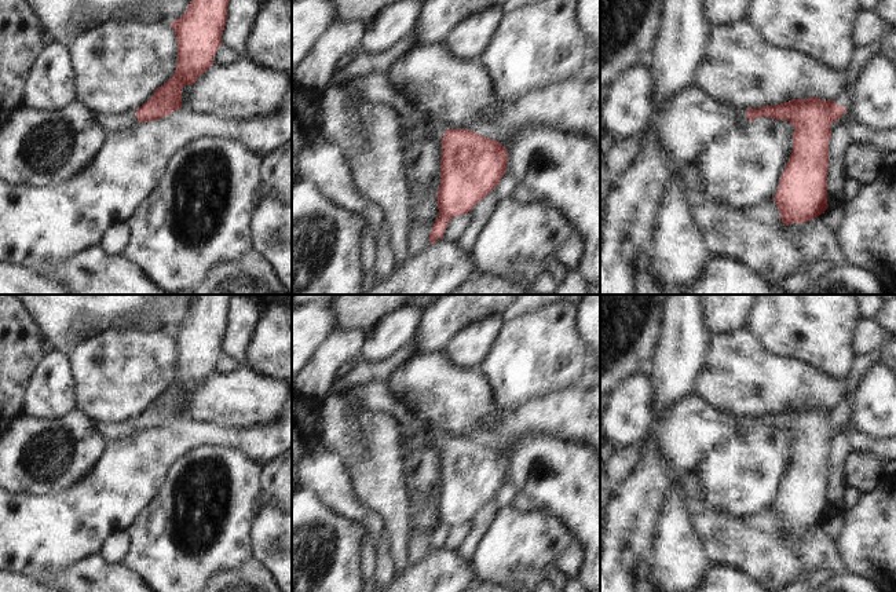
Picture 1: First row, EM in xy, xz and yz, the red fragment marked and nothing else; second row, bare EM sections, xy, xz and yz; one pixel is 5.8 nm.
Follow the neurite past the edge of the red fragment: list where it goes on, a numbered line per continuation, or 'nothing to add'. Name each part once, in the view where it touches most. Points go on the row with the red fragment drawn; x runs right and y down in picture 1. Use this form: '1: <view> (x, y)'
1: xz (375, 88)

